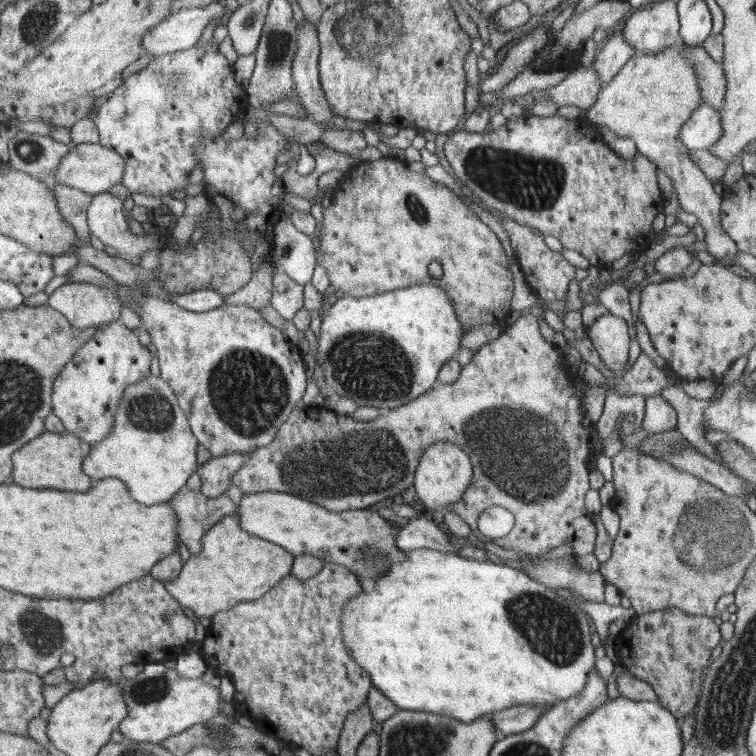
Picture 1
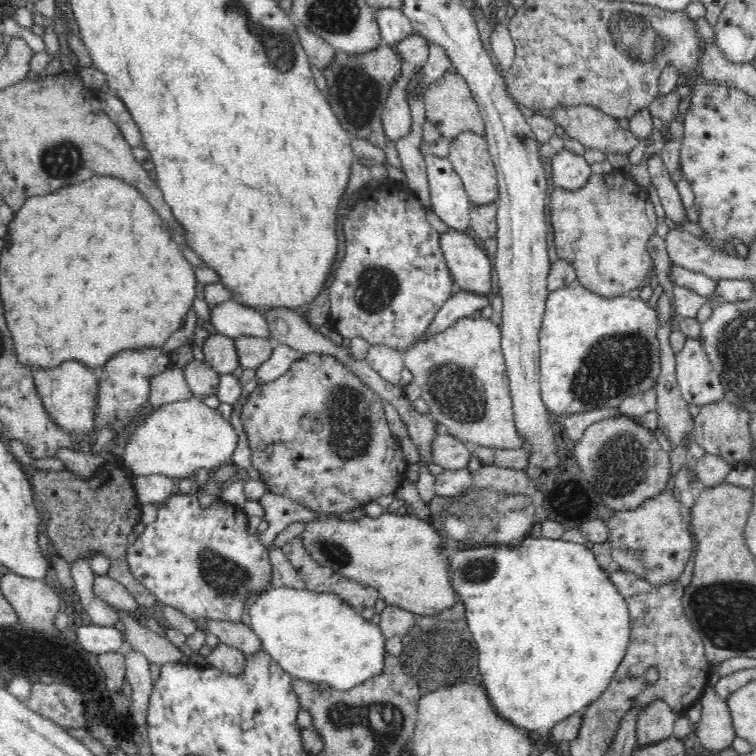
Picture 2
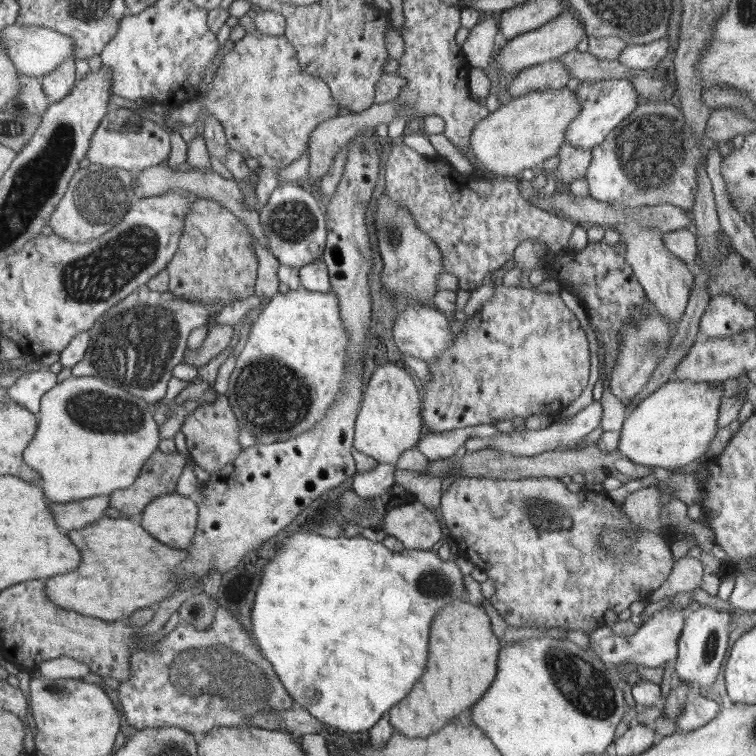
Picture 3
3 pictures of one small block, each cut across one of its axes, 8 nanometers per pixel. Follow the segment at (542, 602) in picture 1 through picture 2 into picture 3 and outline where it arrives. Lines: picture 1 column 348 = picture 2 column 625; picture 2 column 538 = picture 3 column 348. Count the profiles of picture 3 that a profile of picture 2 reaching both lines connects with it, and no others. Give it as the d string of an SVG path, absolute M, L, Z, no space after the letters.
M296 532L279 544L277 553L263 568L261 583L256 591L253 609L251 612L252 624L249 625L252 638L259 644L264 656L272 660L272 664L279 672L279 679L283 680L285 689L295 700L295 706L308 710L321 723L336 731L362 732L370 730L378 722L378 719L389 712L392 707L407 698L412 687L420 676L424 675L429 660L429 643L432 631L433 618L439 616L449 602L453 600L468 599L466 587L464 587L464 575L458 568L456 560L460 554L451 554L451 558L444 560L438 553L428 549L404 549L402 552L395 552L388 549L382 542L373 542L369 539L352 537L326 538L326 536L314 536L310 532Z

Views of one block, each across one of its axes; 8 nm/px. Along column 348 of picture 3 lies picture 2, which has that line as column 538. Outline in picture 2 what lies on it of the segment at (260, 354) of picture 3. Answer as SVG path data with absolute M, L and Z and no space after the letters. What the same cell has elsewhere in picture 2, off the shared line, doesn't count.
M578 282L572 283L570 286L549 292L546 298L546 306L544 306L544 316L542 318L540 332L538 334L538 346L540 347L539 359L539 379L541 380L541 400L544 405L548 406L548 410L556 414L558 418L563 419L567 415L577 412L596 410L604 407L618 407L626 398L637 396L642 392L655 389L657 380L660 377L660 341L658 341L658 311L657 305L650 306L648 301L640 298L631 298L627 295L623 296L598 296L597 293L588 290Z

